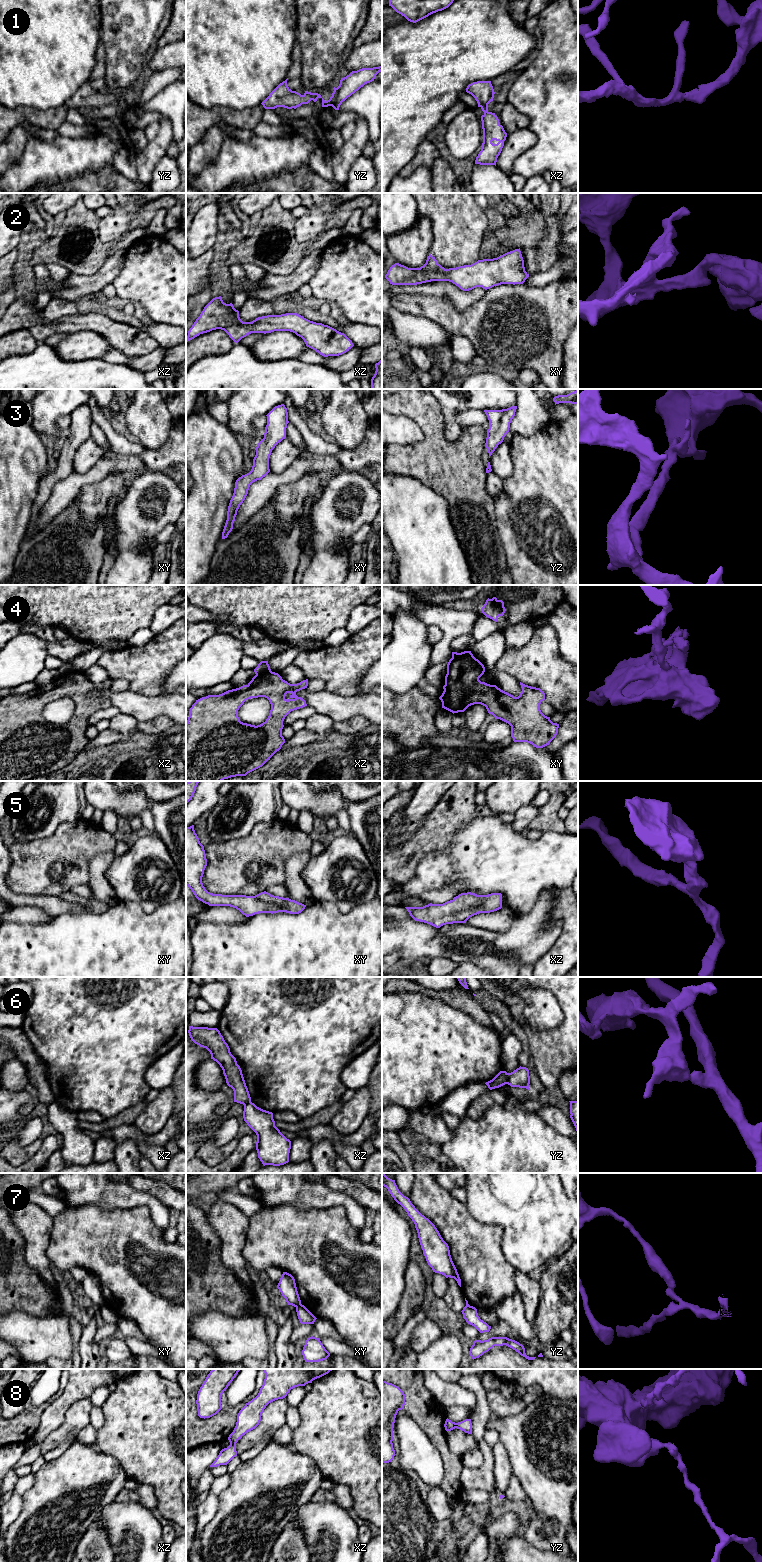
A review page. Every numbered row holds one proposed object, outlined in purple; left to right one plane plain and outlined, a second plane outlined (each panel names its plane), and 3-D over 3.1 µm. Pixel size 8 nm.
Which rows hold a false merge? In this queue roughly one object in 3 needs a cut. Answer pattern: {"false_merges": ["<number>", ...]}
{"false_merges": ["4", "6", "7"]}

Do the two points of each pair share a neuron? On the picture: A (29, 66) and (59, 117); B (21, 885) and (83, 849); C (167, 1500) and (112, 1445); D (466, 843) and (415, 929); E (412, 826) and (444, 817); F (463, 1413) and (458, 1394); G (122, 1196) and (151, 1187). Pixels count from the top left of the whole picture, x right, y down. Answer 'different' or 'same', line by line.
A: different
B: same
C: same
D: different
E: different
F: different
G: different

